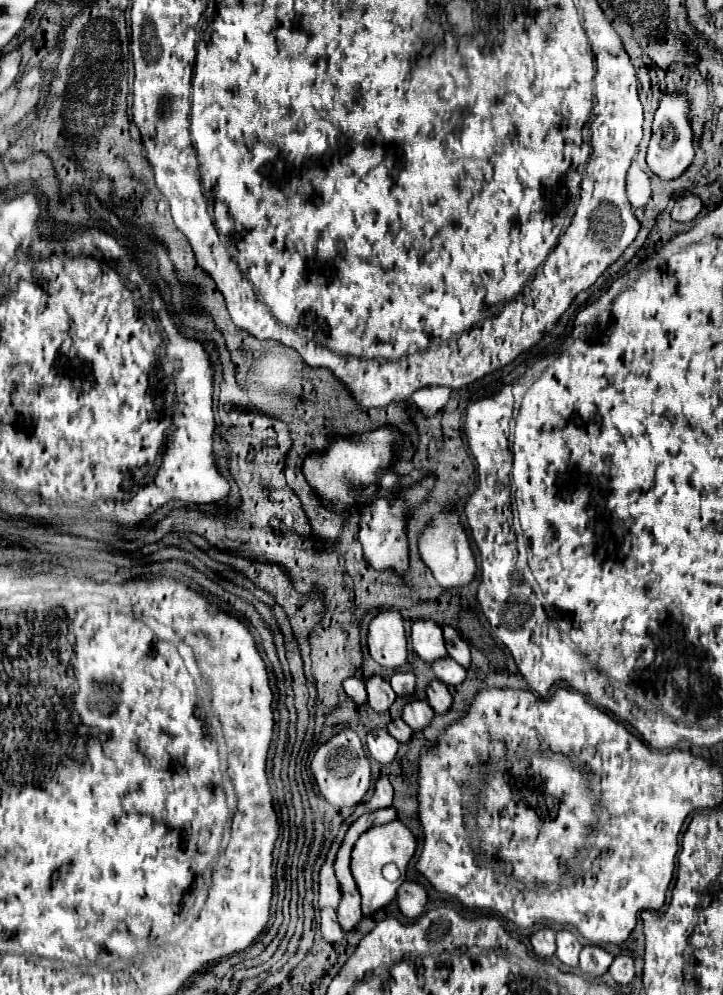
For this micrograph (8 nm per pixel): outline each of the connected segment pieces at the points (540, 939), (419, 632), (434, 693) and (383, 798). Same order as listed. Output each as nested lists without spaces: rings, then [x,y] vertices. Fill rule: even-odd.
[[[540,928],[532,934],[530,938],[530,944],[532,944],[532,954],[536,958],[542,958],[542,960],[550,960],[556,952],[556,942],[554,942],[554,932],[550,928]]]
[[[416,620],[412,624],[412,648],[428,664],[446,656],[442,628],[434,620]]]
[[[440,680],[430,682],[430,686],[426,688],[426,698],[428,698],[428,704],[432,706],[432,710],[436,714],[446,714],[448,708],[452,706],[452,696]]]
[[[378,778],[376,780],[376,786],[374,786],[374,794],[372,798],[368,800],[368,806],[370,808],[388,808],[392,804],[392,784],[388,782],[388,778]]]

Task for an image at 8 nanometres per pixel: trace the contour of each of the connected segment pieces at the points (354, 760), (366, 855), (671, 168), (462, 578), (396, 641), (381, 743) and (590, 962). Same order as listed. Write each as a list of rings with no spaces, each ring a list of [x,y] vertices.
[[[342,730],[324,744],[320,744],[310,760],[310,770],[314,774],[314,784],[318,788],[318,794],[334,806],[352,808],[360,804],[366,792],[370,790],[370,762],[364,754],[358,734],[352,730]]]
[[[398,820],[394,822],[388,822],[388,824],[382,824],[382,826],[372,826],[370,830],[366,830],[354,844],[352,848],[352,862],[350,862],[350,870],[352,870],[352,876],[356,880],[356,886],[360,890],[360,896],[362,896],[362,914],[364,916],[370,916],[374,914],[376,910],[384,908],[388,902],[392,902],[396,898],[396,890],[400,884],[392,884],[388,880],[382,878],[382,868],[388,864],[388,862],[394,862],[400,870],[400,874],[404,876],[406,874],[406,866],[410,862],[410,858],[414,856],[416,852],[416,838],[414,834]]]
[[[672,92],[672,94],[664,94],[660,98],[658,110],[654,114],[654,124],[652,124],[652,140],[648,146],[648,154],[646,154],[646,162],[648,168],[664,178],[664,180],[674,180],[680,174],[684,174],[684,170],[692,164],[694,160],[694,132],[690,126],[690,98],[686,92]]]
[[[454,510],[448,514],[434,514],[430,518],[430,526],[418,536],[418,550],[420,550],[420,558],[432,570],[436,582],[442,588],[464,586],[474,580],[474,574],[476,574],[474,554],[472,554],[470,542],[466,538],[464,526],[460,524],[460,518]]]
[[[382,610],[368,626],[368,652],[384,668],[400,668],[406,662],[406,634],[398,610]]]
[[[376,728],[372,732],[368,732],[366,736],[366,746],[368,746],[368,752],[370,756],[380,762],[380,764],[390,764],[396,756],[396,750],[398,750],[398,742],[396,738],[392,738],[384,728]]]
[[[584,946],[580,952],[580,970],[588,978],[600,978],[610,968],[614,956],[598,946]]]

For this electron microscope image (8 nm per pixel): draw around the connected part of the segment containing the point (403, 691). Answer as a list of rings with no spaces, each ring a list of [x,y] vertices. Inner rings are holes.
[[[394,672],[390,676],[390,686],[398,696],[410,696],[414,692],[414,674],[412,672]]]

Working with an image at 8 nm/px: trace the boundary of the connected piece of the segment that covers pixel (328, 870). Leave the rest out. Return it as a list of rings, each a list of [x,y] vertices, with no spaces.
[[[336,836],[330,844],[330,850],[326,854],[326,860],[320,868],[320,880],[318,880],[318,906],[324,908],[324,906],[338,906],[340,904],[340,886],[336,882],[336,876],[334,876],[334,856],[336,856],[336,850],[340,846],[340,838]]]

